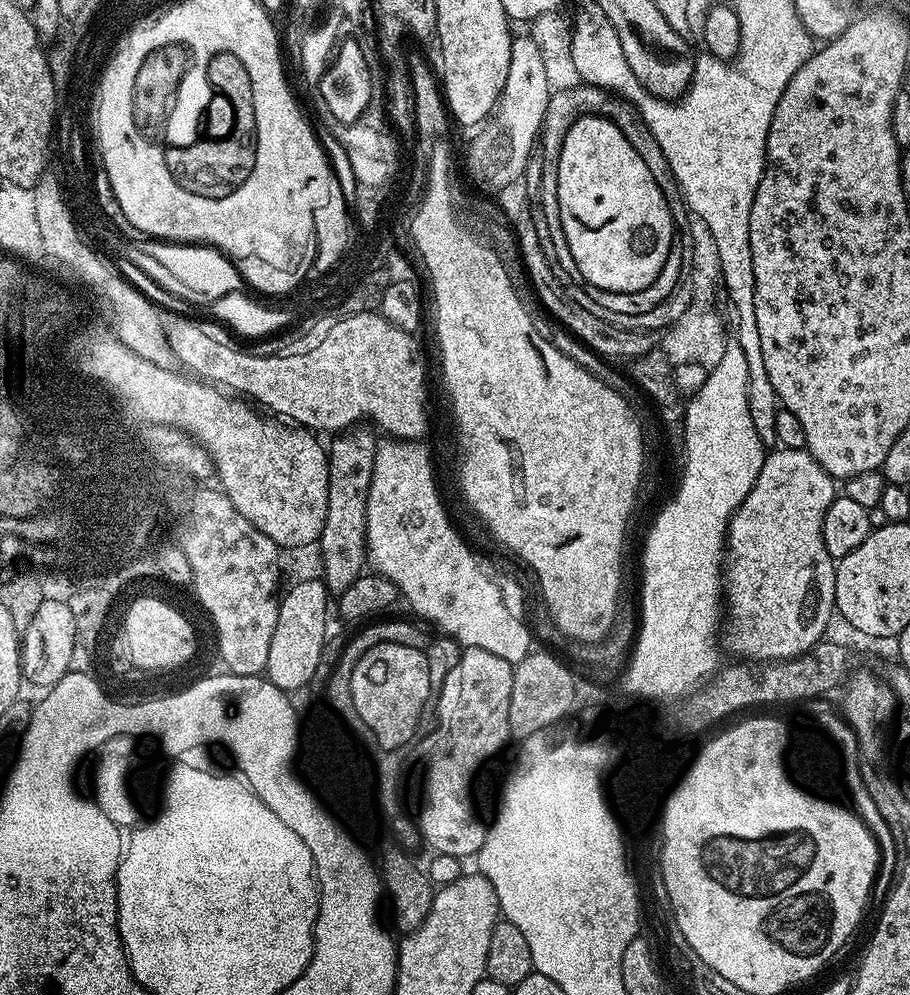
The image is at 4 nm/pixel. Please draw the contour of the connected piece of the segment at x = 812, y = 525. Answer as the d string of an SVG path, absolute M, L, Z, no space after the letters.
M777 447L769 451L764 457L764 465L746 498L741 502L740 509L732 516L728 526L728 539L726 541L727 551L730 553L730 563L726 568L726 600L730 605L730 612L740 617L742 625L742 640L748 641L750 654L754 658L774 660L773 662L788 662L793 658L800 658L803 654L811 651L821 643L822 635L825 633L827 624L833 619L836 595L834 594L834 582L836 581L836 564L832 556L824 549L822 538L822 522L828 507L838 495L837 485L833 477L816 461L804 448L782 448Z

